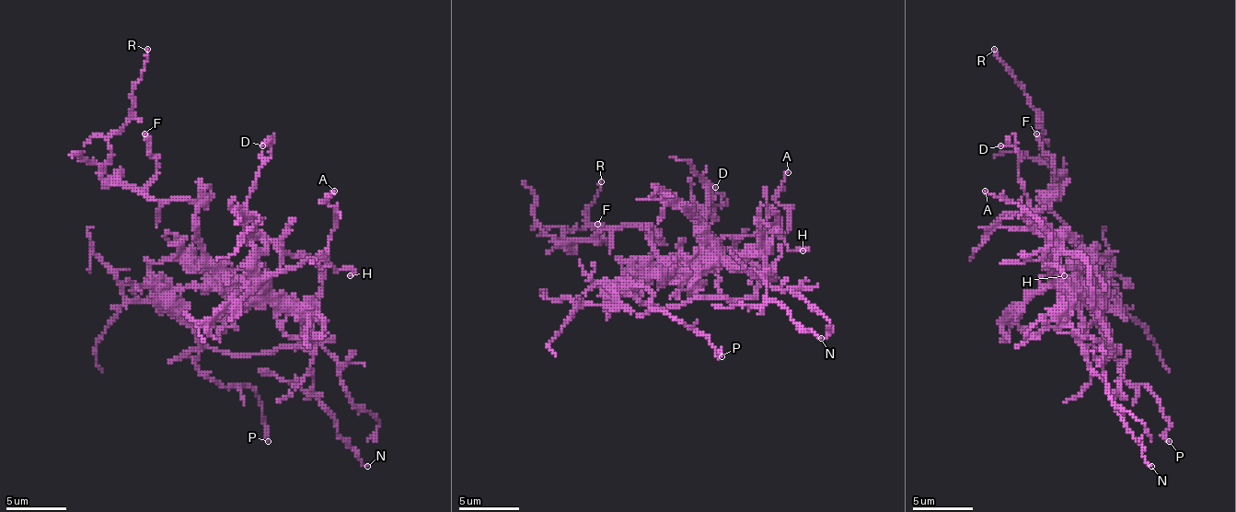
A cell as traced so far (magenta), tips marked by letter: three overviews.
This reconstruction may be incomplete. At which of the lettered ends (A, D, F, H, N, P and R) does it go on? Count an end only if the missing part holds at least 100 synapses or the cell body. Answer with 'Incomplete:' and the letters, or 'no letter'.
Incomplete: no letter

